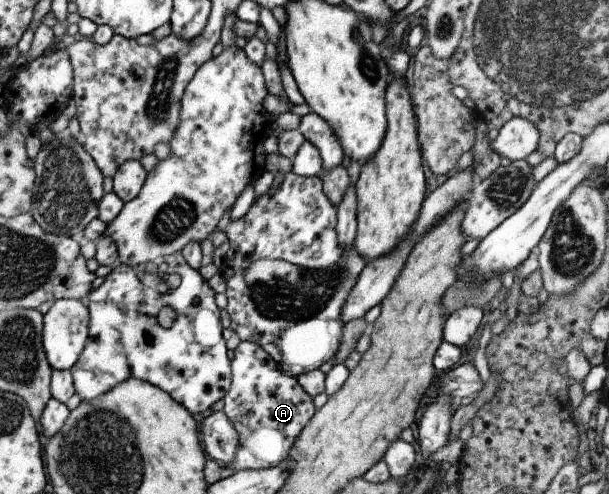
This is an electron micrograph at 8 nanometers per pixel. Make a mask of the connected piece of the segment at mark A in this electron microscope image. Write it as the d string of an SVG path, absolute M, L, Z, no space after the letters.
M240 340L230 360L231 382L222 397L221 410L237 431L238 446L232 463L224 463L226 473L240 470L259 470L278 466L287 459L292 443L315 409L295 377L290 377L272 361L256 343Z

